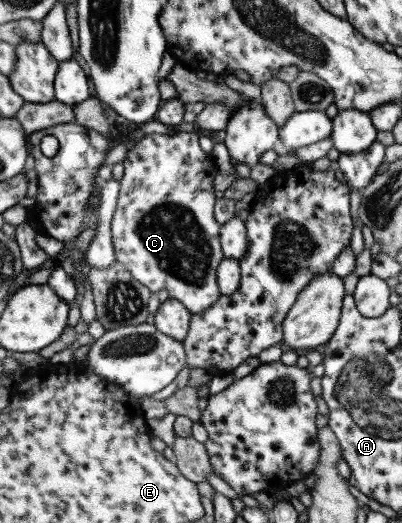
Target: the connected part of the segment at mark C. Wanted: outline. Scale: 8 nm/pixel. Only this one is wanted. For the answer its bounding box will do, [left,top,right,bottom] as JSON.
[110,127,223,314]

